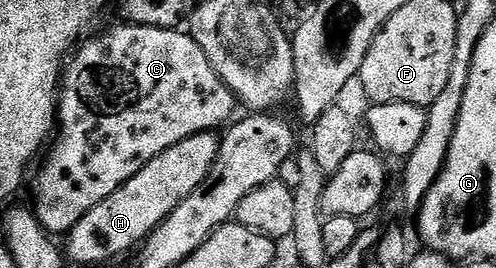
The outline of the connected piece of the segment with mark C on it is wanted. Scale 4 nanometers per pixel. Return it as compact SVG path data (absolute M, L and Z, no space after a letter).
M121 24L99 37L87 36L73 50L62 71L58 86L56 132L49 146L50 154L48 149L41 158L42 166L41 161L37 166L38 178L34 181L32 202L38 222L51 235L69 234L88 215L88 211L92 211L92 207L108 199L108 195L128 183L136 171L168 147L192 135L221 130L235 116L234 92L223 83L220 75L216 75L216 71L212 71L208 55L200 51L200 43L196 43L189 32L151 25Z

